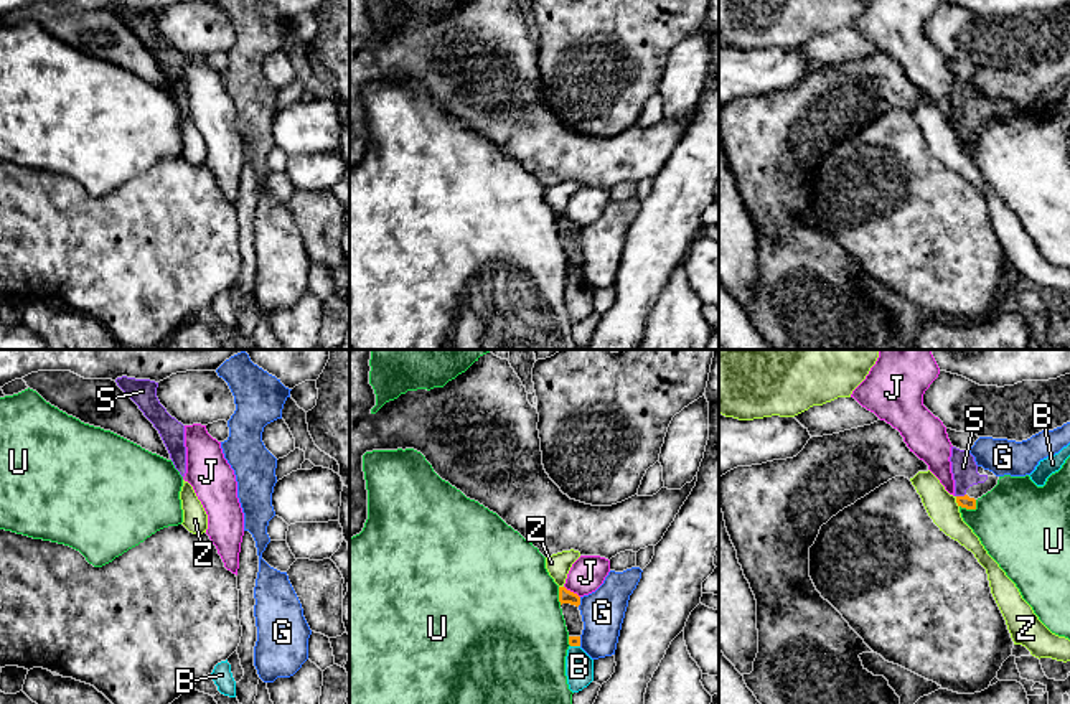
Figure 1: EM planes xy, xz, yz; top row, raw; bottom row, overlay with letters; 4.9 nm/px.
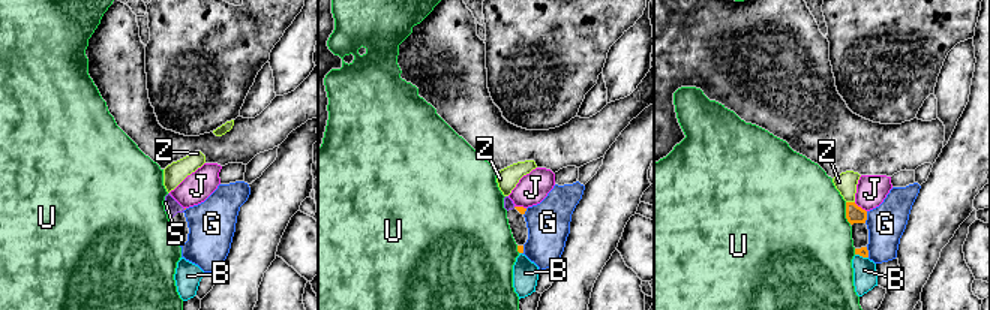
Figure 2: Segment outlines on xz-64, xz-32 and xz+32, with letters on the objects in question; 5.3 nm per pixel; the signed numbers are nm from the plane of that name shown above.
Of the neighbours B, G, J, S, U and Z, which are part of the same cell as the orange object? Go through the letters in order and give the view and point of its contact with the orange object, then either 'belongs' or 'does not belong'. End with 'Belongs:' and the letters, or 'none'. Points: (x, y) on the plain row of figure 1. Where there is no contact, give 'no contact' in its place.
B: xz (576, 276) | does not belong
G: xz (579, 233) | does not belong
J: xz (572, 223) | does not belong
S: yz (960, 127) | belongs
U: yz (970, 139) | does not belong
Z: yz (957, 132) | does not belong
Belongs: S

